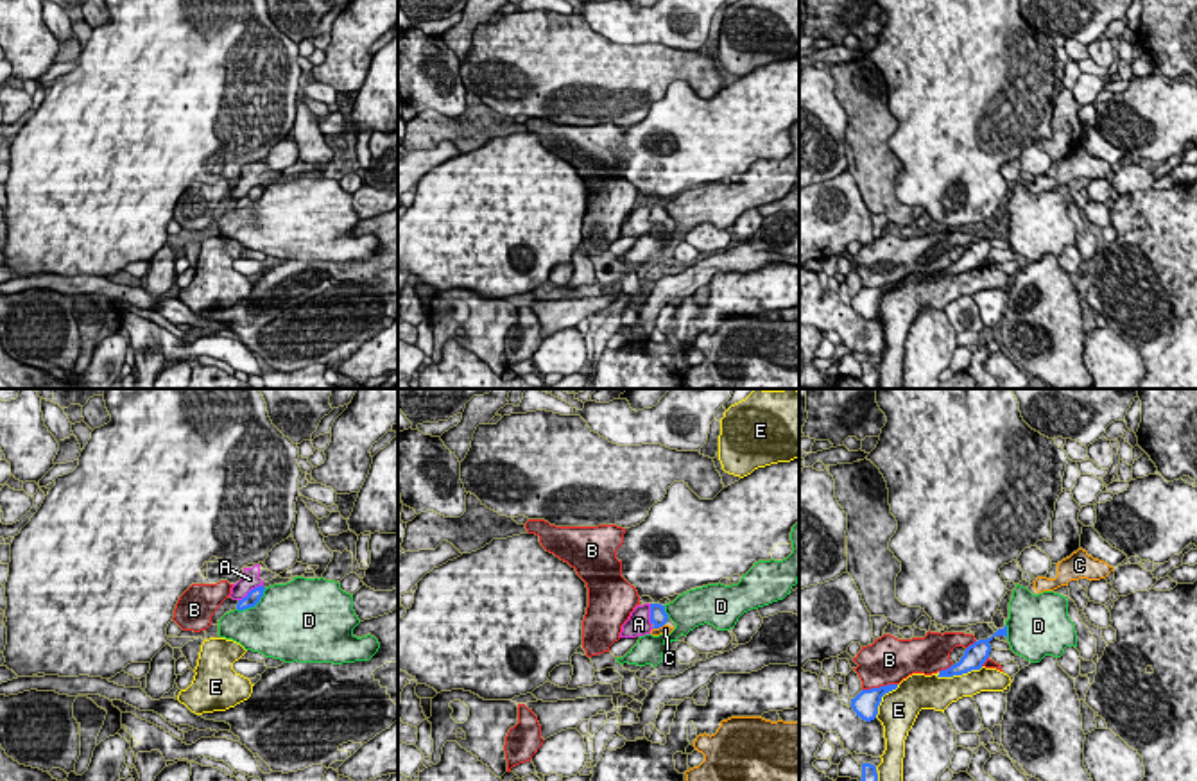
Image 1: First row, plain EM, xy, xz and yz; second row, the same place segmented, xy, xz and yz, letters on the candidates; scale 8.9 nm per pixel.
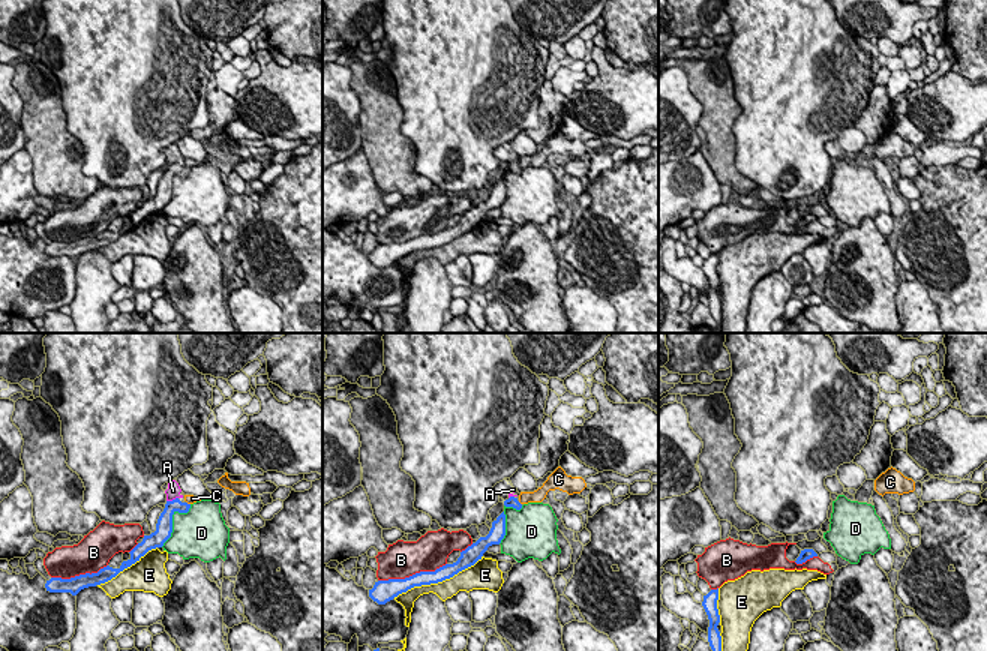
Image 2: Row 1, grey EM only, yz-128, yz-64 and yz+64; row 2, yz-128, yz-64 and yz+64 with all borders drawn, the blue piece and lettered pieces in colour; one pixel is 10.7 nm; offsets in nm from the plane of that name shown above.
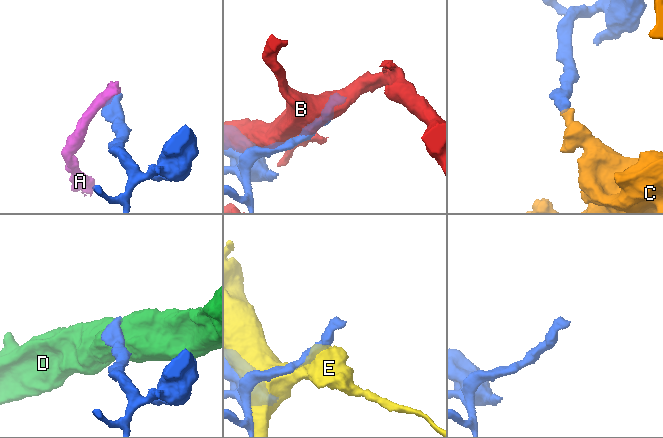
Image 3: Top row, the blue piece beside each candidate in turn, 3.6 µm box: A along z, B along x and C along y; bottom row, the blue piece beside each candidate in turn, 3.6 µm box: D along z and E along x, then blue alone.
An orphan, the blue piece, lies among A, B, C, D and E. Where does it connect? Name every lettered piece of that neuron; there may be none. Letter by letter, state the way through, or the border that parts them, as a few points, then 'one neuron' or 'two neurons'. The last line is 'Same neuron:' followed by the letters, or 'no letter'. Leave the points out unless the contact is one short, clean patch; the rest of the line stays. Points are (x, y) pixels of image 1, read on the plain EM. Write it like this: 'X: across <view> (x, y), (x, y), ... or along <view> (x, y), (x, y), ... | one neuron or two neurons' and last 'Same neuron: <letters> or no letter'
A: along xy (262, 183), (249, 188), (239, 199) | two neurons
B: two neurons
C: across xz (658, 215), (658, 226), (665, 228) | one neuron
D: two neurons
E: two neurons
Same neuron: C

